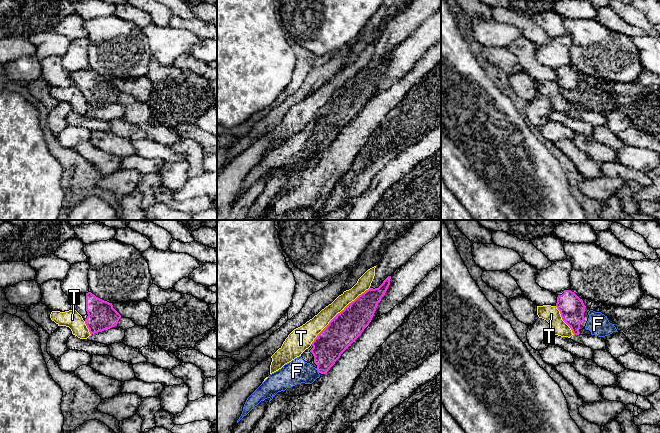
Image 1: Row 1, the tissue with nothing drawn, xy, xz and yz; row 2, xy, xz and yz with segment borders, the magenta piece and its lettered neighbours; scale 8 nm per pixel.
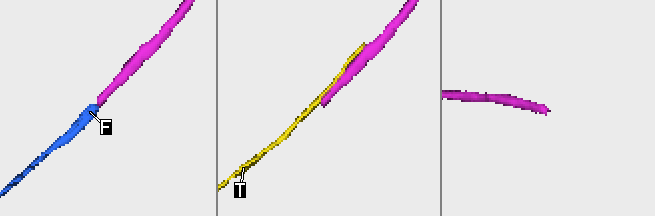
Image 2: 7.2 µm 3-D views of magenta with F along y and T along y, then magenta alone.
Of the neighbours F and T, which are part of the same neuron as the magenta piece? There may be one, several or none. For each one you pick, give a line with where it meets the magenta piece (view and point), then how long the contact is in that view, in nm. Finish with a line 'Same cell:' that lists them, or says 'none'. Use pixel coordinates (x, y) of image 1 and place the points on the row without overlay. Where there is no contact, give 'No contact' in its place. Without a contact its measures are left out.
F: Touches magenta at xz (317, 145). Shared border 50 nm
Same cell: F

